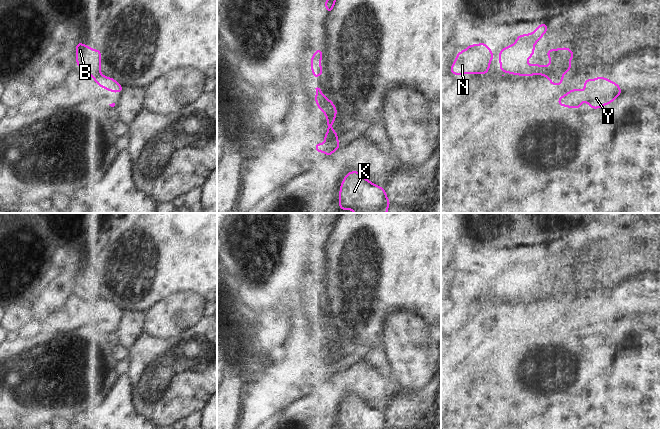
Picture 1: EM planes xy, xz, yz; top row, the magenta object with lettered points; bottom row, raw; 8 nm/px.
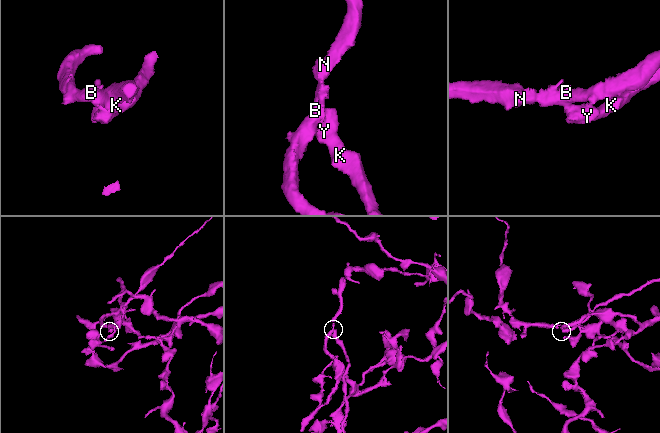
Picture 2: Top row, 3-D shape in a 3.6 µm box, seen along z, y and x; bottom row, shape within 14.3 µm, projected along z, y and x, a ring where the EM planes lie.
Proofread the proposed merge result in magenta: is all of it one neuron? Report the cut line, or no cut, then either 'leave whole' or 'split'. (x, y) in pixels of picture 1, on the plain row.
yz (563, 298), (549, 302) | split

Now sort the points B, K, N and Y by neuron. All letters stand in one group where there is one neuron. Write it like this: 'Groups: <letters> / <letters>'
Groups: B N / K Y.

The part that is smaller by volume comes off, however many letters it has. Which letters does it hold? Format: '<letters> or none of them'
K, Y.

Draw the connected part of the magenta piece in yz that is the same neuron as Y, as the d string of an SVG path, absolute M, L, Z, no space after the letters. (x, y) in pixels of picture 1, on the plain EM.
M603 300L594 304L587 302L584 305L585 315L580 312L571 313L557 324L558 329L580 334L581 327L585 325L593 334L613 327L613 324L622 318L620 310Z

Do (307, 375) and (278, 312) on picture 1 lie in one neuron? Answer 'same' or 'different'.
different

